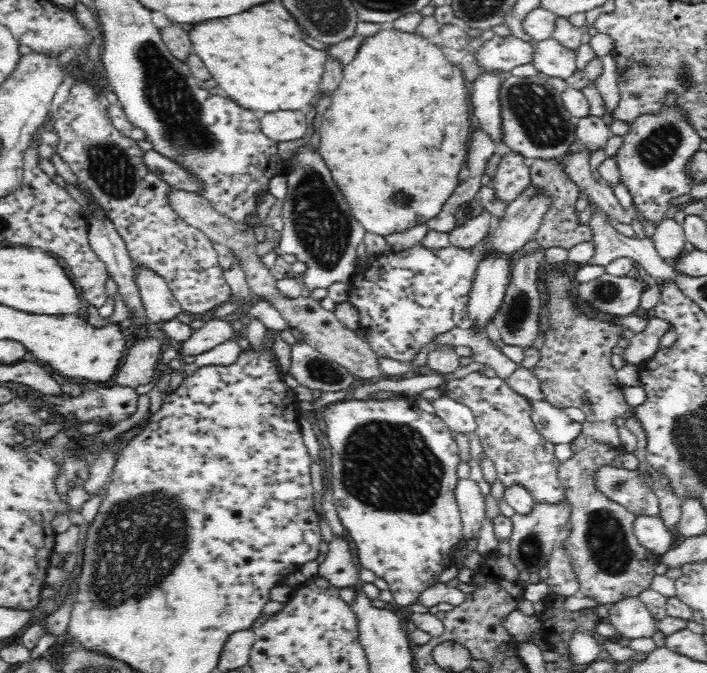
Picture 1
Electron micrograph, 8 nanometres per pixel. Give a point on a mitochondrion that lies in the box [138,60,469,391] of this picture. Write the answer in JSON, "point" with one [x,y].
{"point":[321,225]}

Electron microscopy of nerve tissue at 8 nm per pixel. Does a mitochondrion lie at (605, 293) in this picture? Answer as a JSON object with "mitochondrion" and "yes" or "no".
{"mitochondrion":"yes"}

